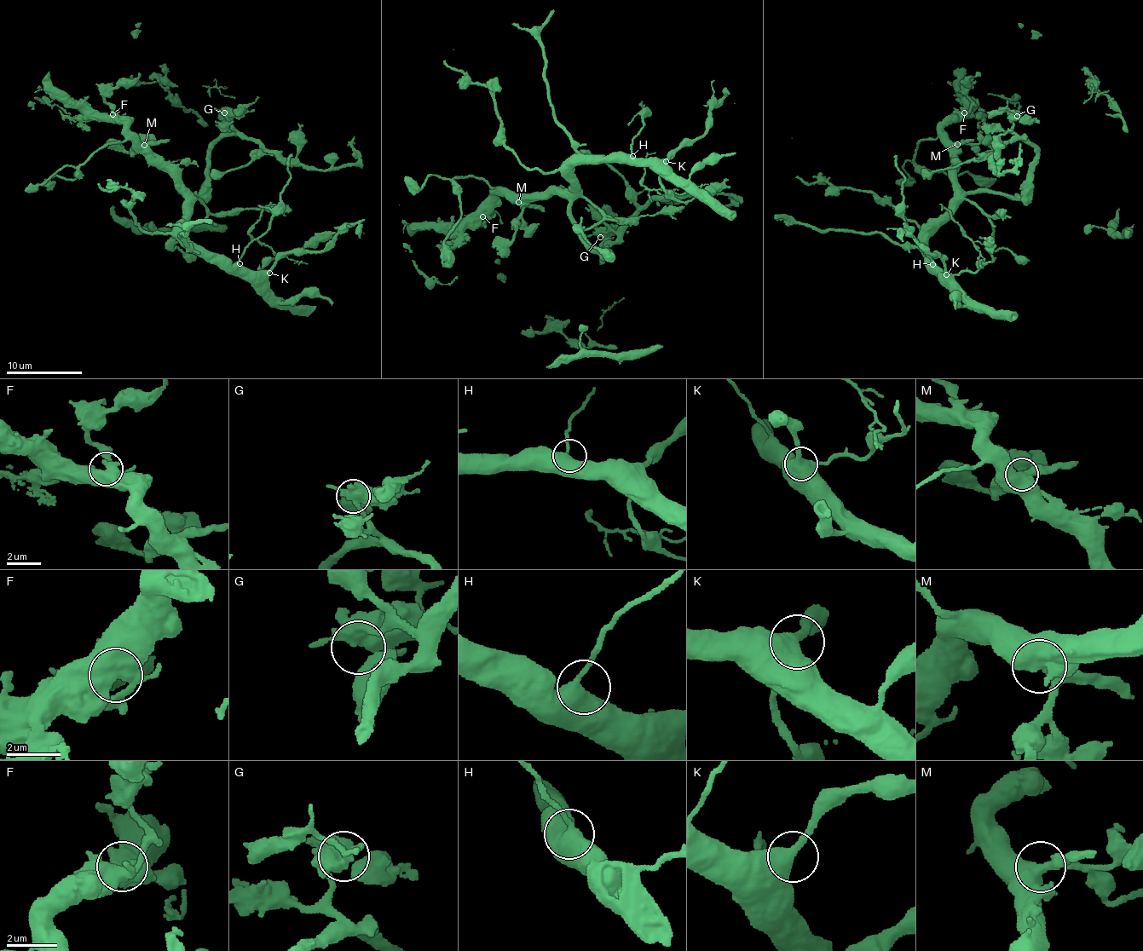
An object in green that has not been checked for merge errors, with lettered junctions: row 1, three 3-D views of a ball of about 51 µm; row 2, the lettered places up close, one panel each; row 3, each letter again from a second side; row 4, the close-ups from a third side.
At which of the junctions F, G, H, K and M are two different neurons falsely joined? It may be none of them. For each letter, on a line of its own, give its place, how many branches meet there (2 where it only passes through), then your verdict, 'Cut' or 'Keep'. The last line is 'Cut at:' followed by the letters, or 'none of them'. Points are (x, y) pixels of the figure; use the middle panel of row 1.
F: Place: (482, 216). Branches: 3. Keep
G: Place: (600, 237). Branches: 5. Keep
H: Place: (632, 156). Branches: 2. Keep
K: Place: (666, 161). Branches: 2. Keep
M: Place: (518, 202). Branches: 3. Keep
Cut at: none of them

